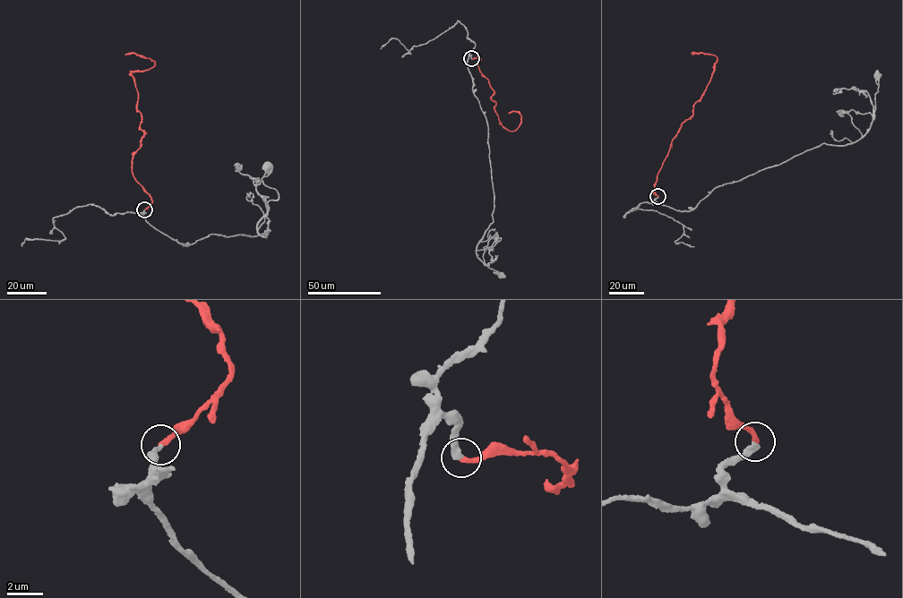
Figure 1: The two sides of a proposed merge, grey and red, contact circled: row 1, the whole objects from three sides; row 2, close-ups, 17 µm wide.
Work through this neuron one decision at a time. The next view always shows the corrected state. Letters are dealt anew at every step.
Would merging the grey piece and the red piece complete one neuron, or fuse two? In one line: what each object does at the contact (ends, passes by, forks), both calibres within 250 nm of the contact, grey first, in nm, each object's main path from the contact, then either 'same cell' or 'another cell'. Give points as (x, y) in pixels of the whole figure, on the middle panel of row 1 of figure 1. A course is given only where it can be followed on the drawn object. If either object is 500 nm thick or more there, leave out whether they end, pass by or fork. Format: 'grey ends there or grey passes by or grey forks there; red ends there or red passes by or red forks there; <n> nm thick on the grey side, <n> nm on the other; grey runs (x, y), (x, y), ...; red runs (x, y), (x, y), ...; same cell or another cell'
grey ends there; red ends there; 360 nm thick on the grey side, 300 nm on the other; grey runs (471, 58), (467, 64), (473, 93), (488, 127), (494, 199), (493, 221), (476, 252), (502, 275); red runs (471, 58), (481, 60), (477, 65), (494, 91), (492, 99), (501, 123), (514, 131), (521, 115), (508, 113); same cell

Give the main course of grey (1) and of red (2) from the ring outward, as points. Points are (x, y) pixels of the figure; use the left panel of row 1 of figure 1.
1: (144, 210), (187, 246), (213, 234), (270, 230), (265, 237), (257, 225), (278, 198), (262, 179), (266, 166)
2: (144, 210), (151, 197), (132, 171), (133, 152), (144, 132), (131, 73), (155, 64), (149, 58), (124, 54)

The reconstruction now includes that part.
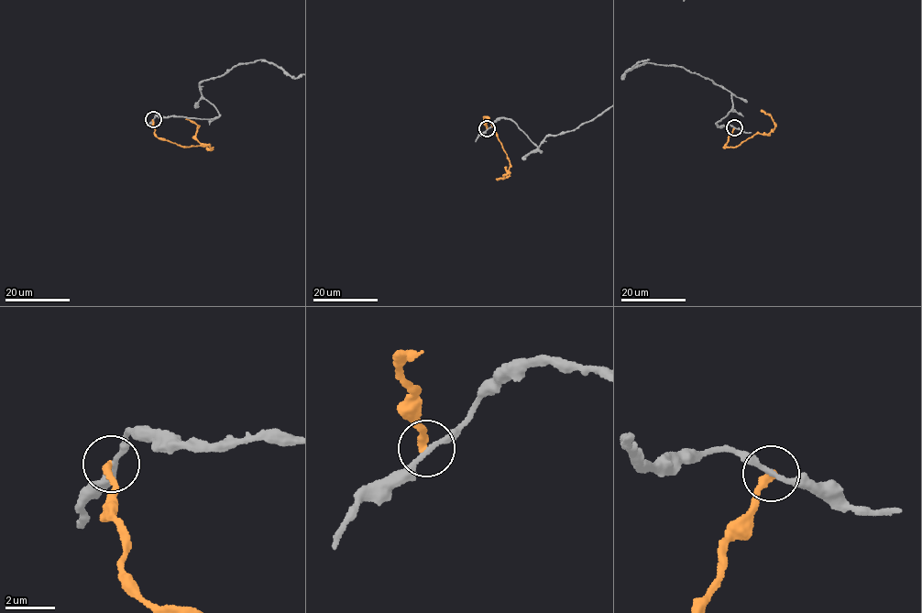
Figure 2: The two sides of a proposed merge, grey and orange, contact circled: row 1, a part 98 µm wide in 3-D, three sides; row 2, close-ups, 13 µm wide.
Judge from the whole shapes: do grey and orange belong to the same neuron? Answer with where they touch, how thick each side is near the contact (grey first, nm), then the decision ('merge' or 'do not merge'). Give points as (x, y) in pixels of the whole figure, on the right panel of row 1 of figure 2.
(734, 127) | 180/280 nm | do not merge

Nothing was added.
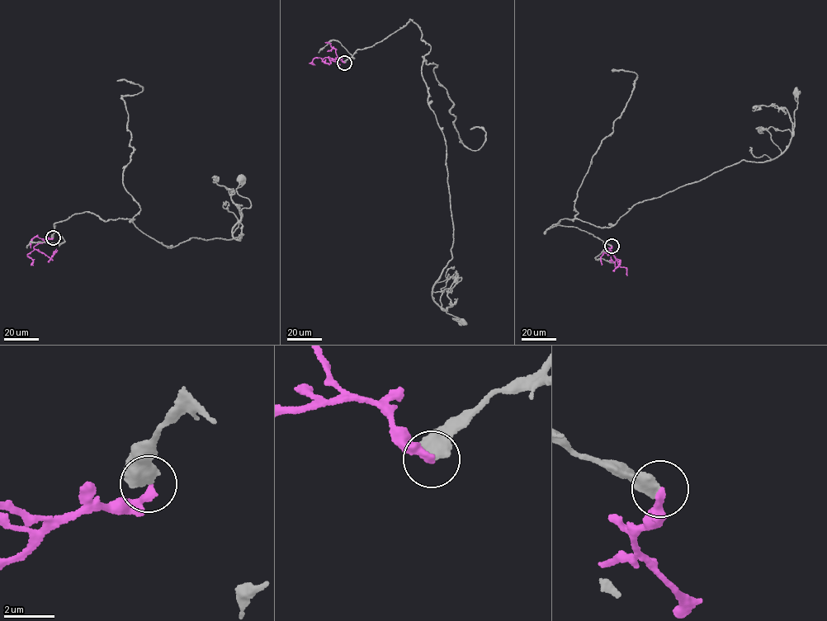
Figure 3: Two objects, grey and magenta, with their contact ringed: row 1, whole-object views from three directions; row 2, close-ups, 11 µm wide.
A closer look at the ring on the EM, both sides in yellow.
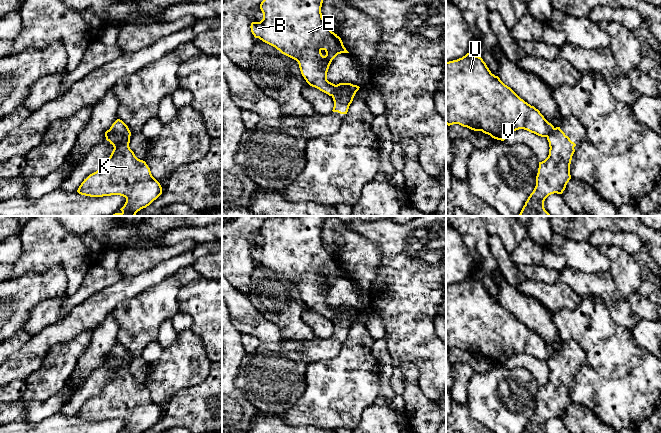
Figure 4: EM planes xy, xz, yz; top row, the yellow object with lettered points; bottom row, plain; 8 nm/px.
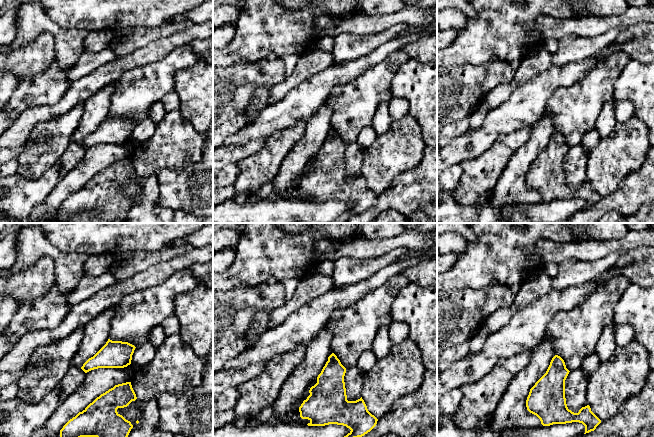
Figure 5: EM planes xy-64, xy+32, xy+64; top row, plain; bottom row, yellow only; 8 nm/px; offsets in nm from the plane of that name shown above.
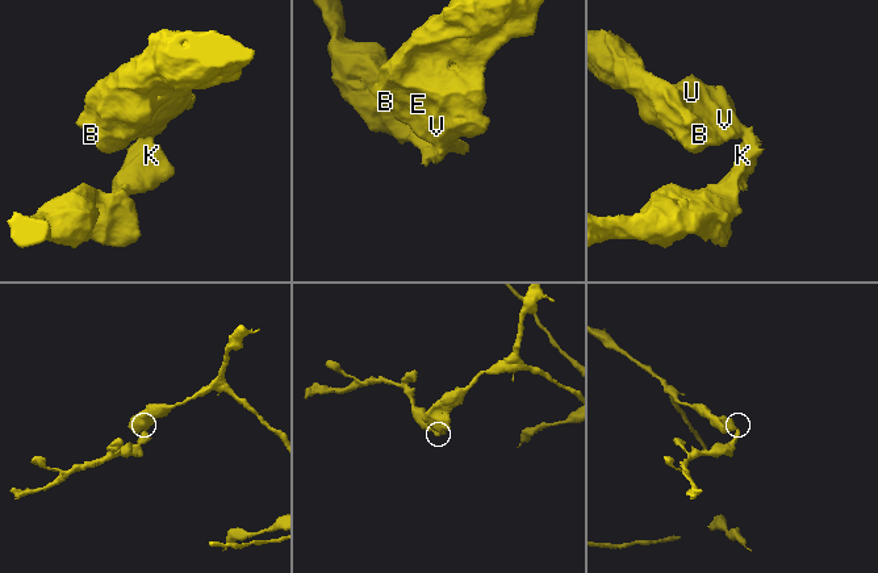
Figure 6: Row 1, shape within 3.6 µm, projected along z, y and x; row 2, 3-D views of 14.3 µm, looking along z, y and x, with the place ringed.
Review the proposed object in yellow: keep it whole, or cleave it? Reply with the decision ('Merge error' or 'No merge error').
Merge error

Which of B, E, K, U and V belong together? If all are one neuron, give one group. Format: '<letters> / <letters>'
B E U V / K

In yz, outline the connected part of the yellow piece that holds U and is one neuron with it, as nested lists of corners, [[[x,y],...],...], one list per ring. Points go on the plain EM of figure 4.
[[[471,276],[446,286],[446,348],[459,348],[474,355],[482,355],[501,365],[519,353],[541,361],[548,361],[554,353],[538,333],[521,323],[491,297],[481,281]]]

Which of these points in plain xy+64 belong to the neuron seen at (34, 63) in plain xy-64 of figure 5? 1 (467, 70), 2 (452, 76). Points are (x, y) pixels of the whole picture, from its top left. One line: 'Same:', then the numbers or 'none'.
Same: 1, 2

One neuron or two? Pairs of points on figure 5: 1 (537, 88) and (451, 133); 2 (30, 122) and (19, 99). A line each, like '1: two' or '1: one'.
1: two
2: two

